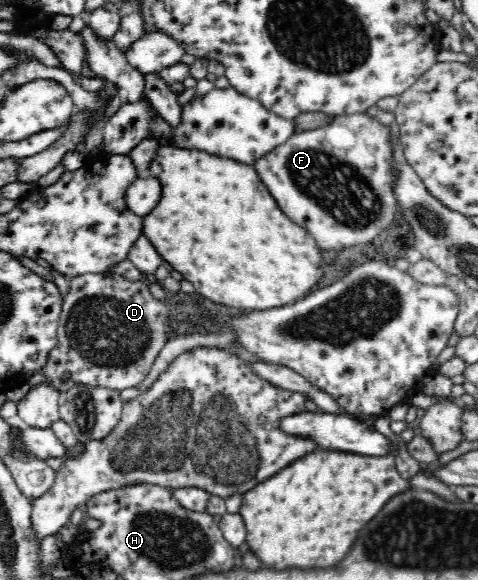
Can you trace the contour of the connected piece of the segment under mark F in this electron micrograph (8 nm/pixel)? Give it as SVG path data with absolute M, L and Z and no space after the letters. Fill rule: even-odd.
M368 113L333 115L323 127L297 131L252 166L284 214L306 228L324 250L372 242L399 213L394 194L394 151L388 126Z

